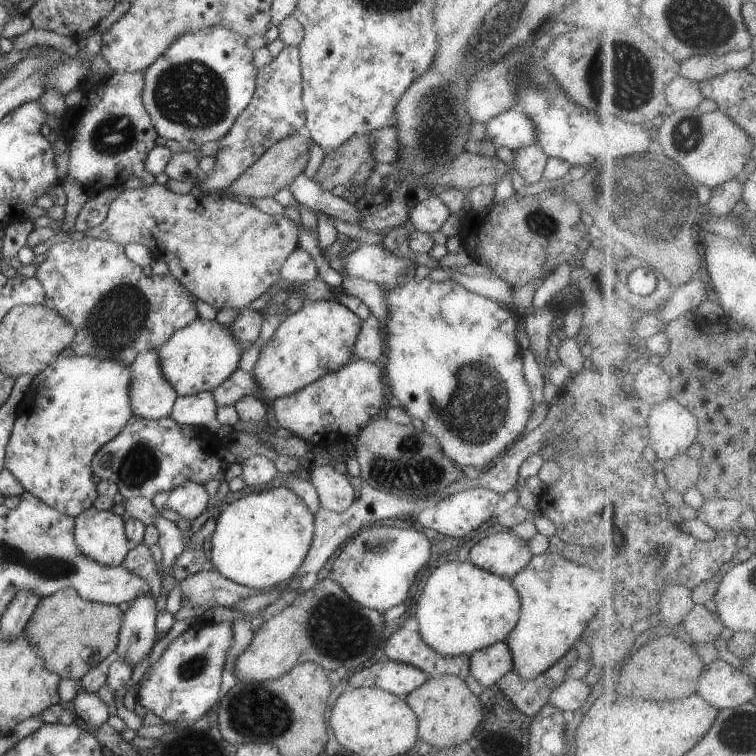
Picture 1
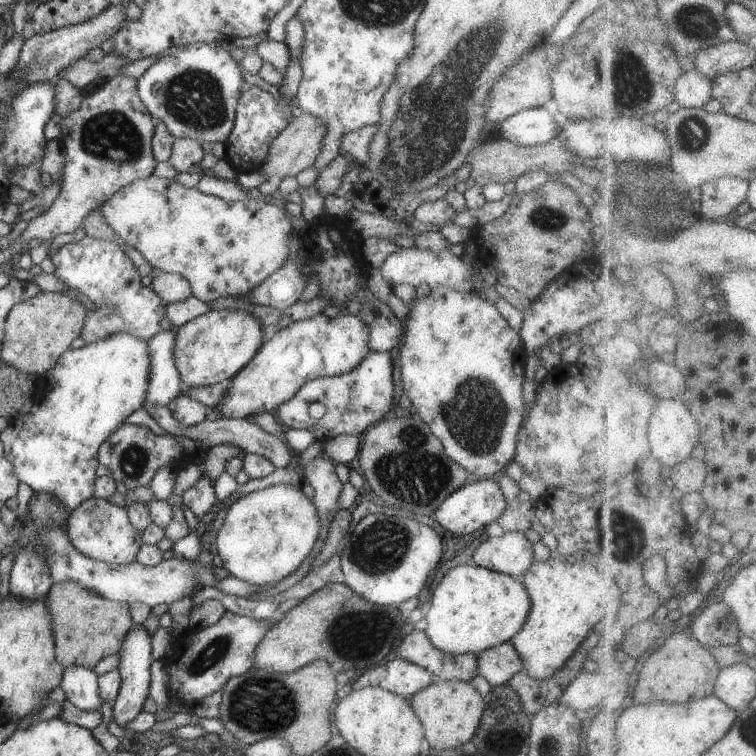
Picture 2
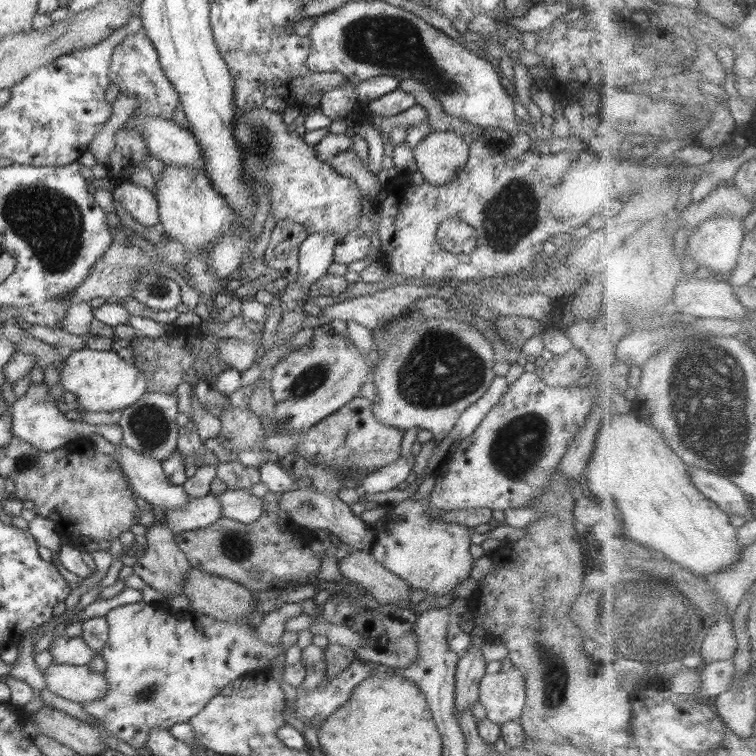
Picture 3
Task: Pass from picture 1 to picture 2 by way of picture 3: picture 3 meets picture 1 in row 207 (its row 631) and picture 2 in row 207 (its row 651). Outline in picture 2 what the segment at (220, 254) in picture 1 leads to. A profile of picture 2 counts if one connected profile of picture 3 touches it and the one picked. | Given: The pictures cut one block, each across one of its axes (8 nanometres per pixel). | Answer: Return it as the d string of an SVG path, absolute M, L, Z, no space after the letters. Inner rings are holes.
M153 175L133 181L118 190L101 204L99 212L126 246L140 252L153 269L162 273L175 273L188 280L192 296L205 304L228 296L246 296L282 268L290 256L290 239L295 230L288 220L287 212L280 206L255 199L226 201L200 193L195 187L184 187L173 179Z

